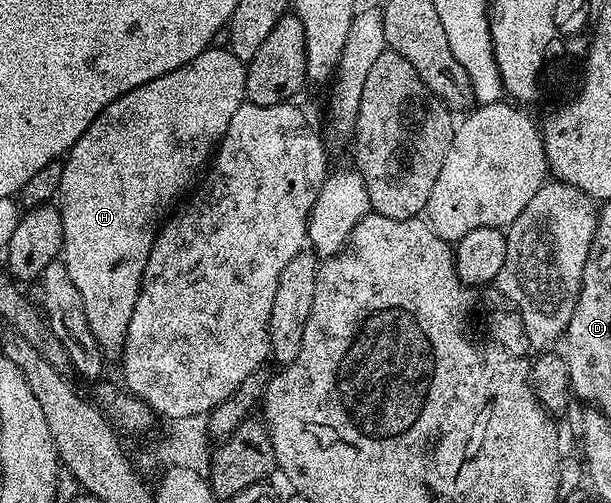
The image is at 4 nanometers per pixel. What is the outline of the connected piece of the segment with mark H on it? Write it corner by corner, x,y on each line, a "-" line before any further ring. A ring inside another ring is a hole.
212,47
197,55
190,65
177,67
177,71
169,71
109,103
65,155
57,197
63,224
61,260
69,271
69,279
73,279
77,291
81,291
86,318
104,358
122,358
129,319
133,319
133,307
137,307
137,295
155,234
176,204
175,197
182,198
183,189
192,188
195,172
202,170
216,152
233,115
245,104
246,96
246,64
238,61
230,48

